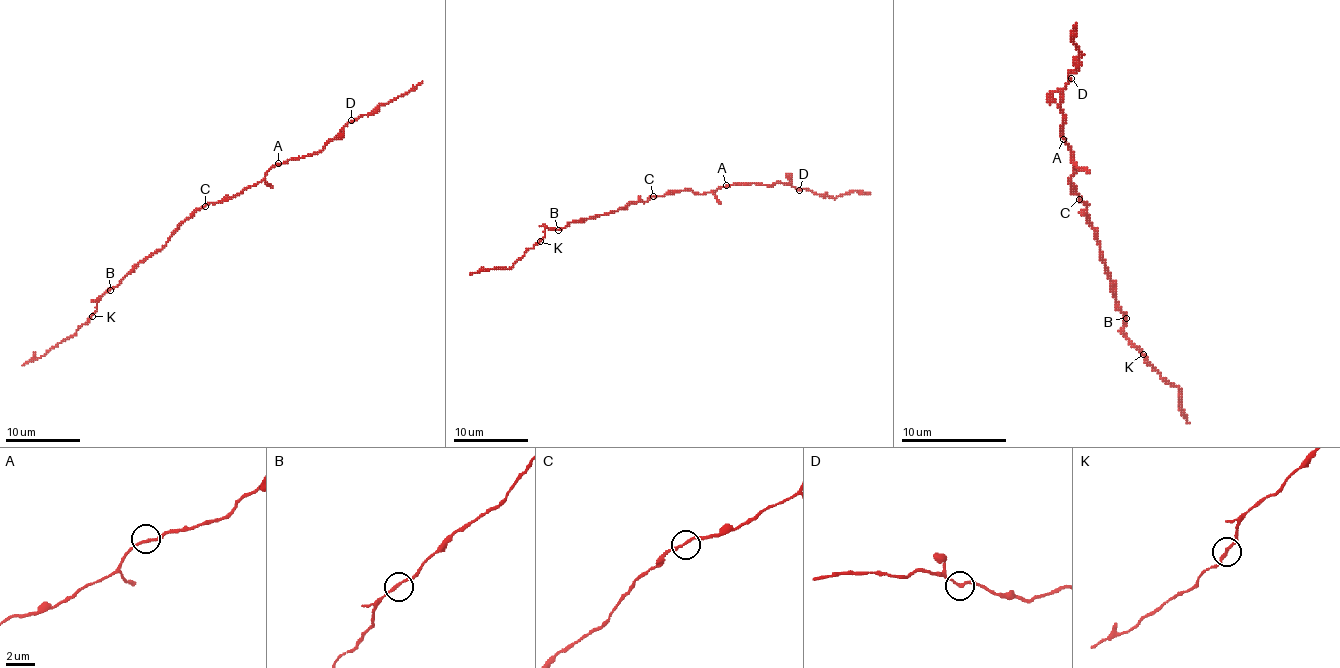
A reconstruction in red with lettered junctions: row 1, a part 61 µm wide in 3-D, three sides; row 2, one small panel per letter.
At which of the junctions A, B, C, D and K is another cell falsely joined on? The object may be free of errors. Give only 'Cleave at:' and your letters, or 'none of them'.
Cleave at: none of them

